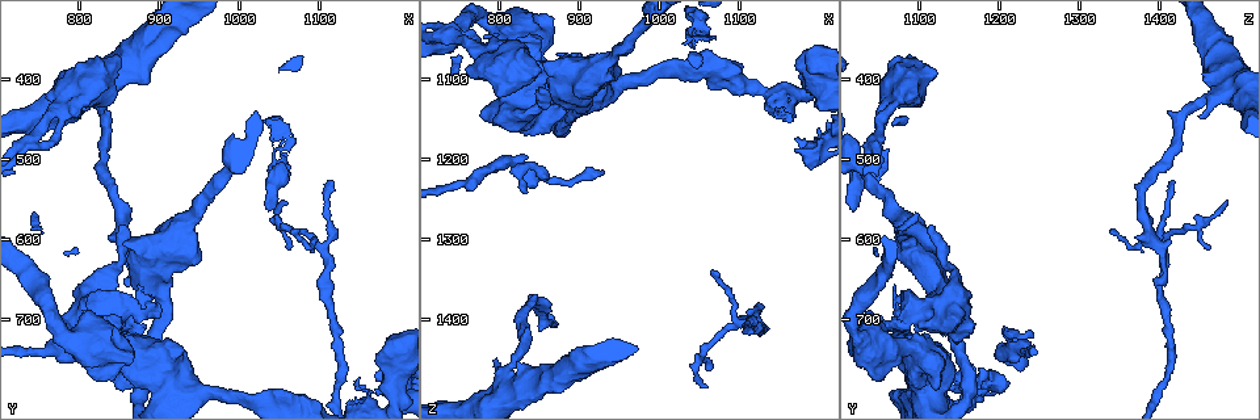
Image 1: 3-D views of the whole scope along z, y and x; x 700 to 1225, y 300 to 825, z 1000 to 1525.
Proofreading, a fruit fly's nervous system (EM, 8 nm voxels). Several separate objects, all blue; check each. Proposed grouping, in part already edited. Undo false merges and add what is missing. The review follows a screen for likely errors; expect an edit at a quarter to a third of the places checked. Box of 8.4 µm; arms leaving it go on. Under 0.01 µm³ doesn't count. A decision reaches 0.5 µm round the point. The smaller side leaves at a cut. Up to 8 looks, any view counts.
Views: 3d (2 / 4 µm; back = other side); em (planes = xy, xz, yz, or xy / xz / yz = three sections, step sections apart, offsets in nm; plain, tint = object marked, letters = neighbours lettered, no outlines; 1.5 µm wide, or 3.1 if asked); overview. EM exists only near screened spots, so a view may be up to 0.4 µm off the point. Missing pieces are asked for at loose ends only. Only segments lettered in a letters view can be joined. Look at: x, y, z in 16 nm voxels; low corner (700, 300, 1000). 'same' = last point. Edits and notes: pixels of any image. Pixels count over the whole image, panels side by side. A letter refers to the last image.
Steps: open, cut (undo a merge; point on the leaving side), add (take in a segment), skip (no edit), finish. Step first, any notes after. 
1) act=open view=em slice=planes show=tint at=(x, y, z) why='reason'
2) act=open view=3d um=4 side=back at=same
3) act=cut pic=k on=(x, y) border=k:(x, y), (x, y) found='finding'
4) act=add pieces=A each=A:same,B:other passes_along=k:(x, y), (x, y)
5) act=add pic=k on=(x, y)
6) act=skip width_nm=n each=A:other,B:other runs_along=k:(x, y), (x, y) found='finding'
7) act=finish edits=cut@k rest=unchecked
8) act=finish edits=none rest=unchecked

act=open view=em slice=xy step=4 show=tint at=(740, 470, 1045) why='a fork'

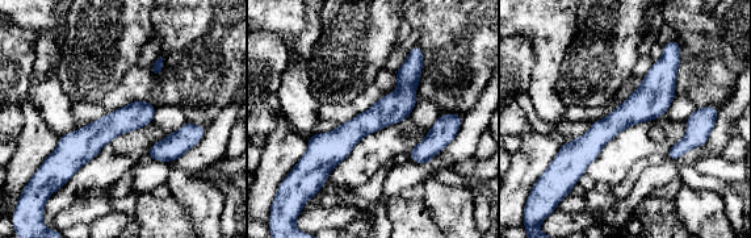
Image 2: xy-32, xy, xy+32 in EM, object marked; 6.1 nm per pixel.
act=open view=em slice=planes show=tint at=same why='another direction'

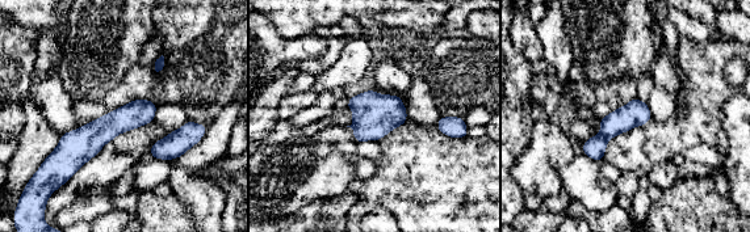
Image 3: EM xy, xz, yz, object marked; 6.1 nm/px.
act=open view=em slice=planes show=letters at=same why='what lies round it'

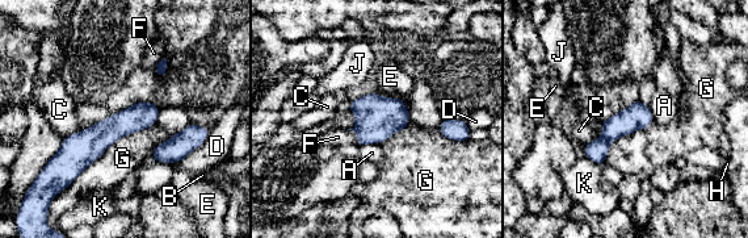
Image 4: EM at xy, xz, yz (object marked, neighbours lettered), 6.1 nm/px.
act=cut pic=4 on=(637, 116) longest_contact=G:700nm each=A:other,B:other,C:other,D:other,E:other,F:other,G:other,H:other,J:other,K:other border=4:(602, 137), (608, 143) found='two neurons meet here'

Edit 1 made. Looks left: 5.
act=open view=overview why='see it whole again'

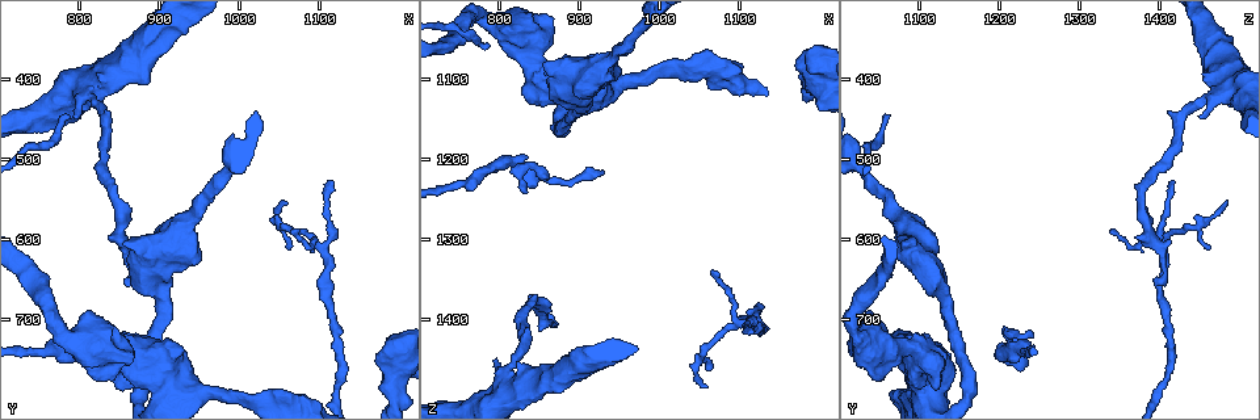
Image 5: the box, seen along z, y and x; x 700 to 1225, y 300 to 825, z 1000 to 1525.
act=open view=3d um=2 at=(1055, 555, 1485) why='an open end'

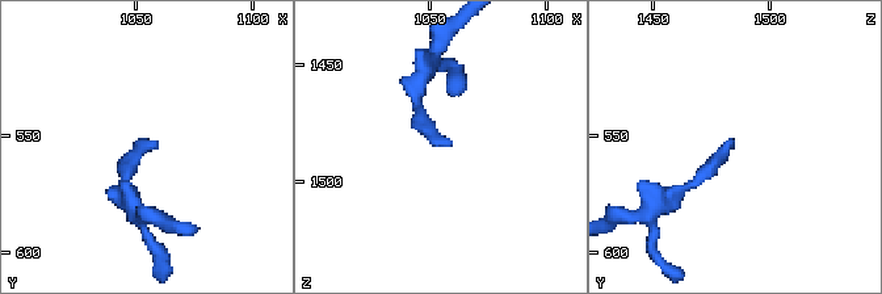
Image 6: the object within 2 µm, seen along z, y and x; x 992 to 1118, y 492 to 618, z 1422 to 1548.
act=open view=em slice=planes show=letters at=(1058, 554, 1484)

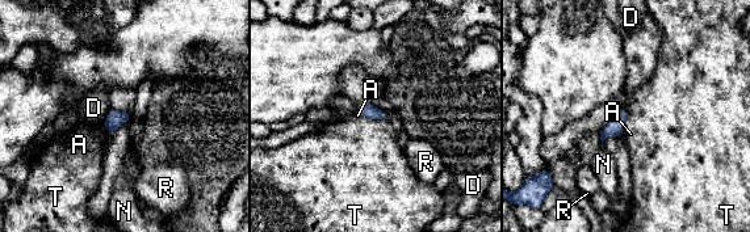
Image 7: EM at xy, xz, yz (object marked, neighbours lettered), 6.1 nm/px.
act=skip longest_contact=T:140nm each=A:other,D:other,N:other,R:other,T:other border=7:(365, 117), (386, 119) found='none of them fits'

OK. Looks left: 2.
act=open view=em slice=planes show=tint at=(1100, 615, 1405) why='arms part here'

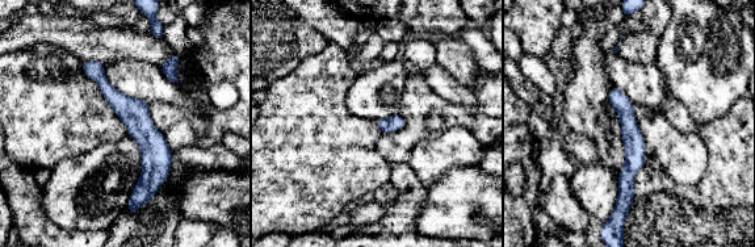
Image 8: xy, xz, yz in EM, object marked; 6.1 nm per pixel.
act=open view=em slice=planes show=letters at=same why='see the neighbours'

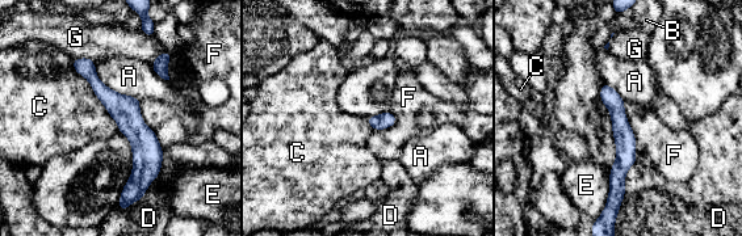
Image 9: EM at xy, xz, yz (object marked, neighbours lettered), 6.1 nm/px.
act=skip each=A:other,B:other,C:other,D:other,E:other,F:other,G:other runs_along=9:(75, 62), (142, 138), (130, 197) found='one neuron here'

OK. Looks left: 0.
act=finish edits=cut@4 rest=unchecked

